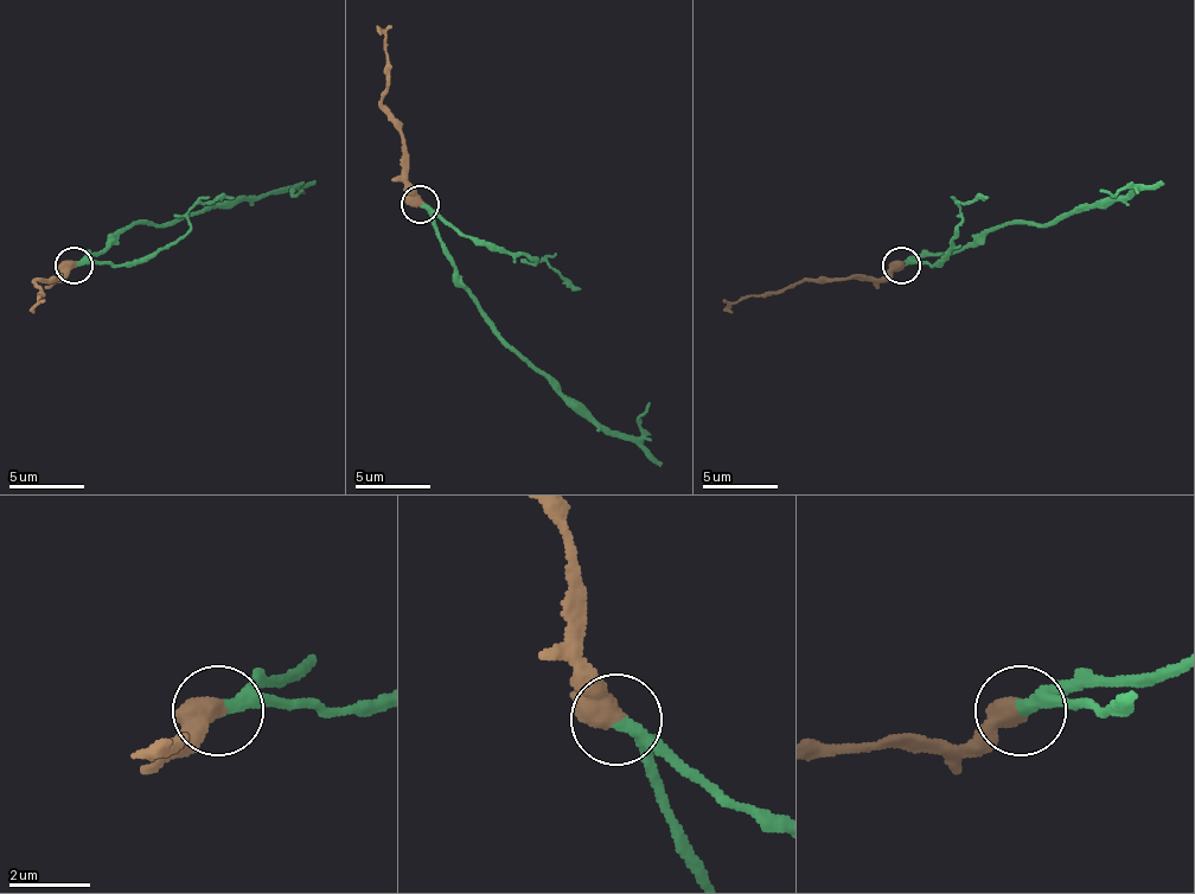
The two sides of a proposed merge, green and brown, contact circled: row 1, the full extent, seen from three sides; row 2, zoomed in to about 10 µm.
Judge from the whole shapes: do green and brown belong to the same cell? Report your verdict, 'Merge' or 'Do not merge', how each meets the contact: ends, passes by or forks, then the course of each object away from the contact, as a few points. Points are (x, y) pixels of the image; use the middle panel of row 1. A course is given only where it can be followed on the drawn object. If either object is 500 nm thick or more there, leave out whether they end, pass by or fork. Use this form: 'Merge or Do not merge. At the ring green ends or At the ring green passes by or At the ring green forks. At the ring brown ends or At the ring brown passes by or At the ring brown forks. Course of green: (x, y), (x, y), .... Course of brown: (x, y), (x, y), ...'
Merge. At the ring green ends. At the ring brown passes by. Course of green: (421, 203), (455, 282), (507, 346), (611, 429), (637, 438), (649, 403). Course of brown: (421, 203), (406, 180), (402, 123), (383, 101), (387, 48), (376, 25)

